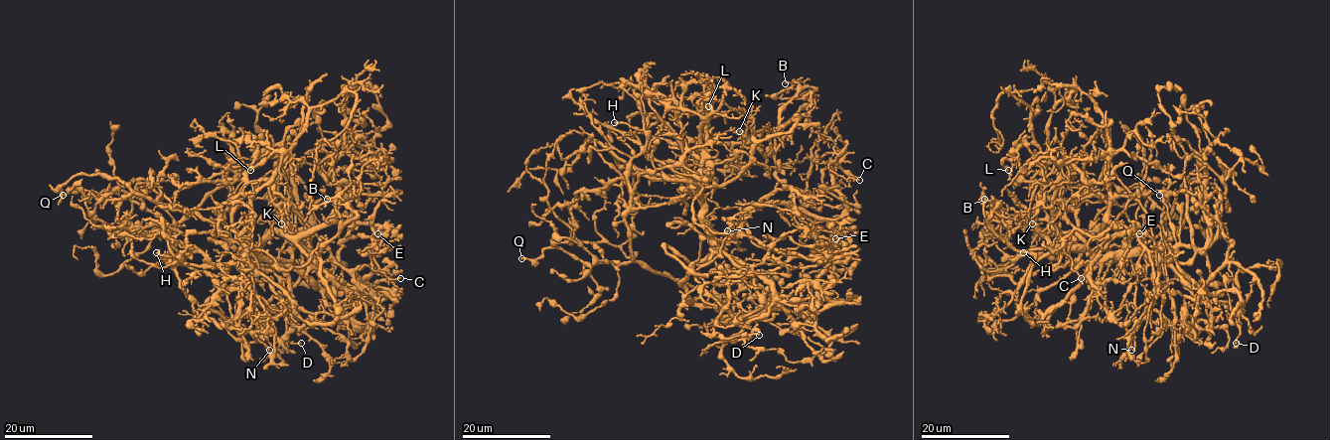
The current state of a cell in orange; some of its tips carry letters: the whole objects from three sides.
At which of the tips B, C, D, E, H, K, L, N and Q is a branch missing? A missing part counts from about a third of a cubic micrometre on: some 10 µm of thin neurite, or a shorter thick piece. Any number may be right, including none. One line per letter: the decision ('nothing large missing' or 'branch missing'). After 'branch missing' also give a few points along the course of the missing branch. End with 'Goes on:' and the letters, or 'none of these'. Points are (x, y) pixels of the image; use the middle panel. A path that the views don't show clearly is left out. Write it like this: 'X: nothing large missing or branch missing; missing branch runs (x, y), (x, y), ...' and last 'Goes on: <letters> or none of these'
B: nothing large missing
C: nothing large missing
D: branch missing
E: nothing large missing
H: branch missing; missing branch runs (614, 122), (602, 115), (597, 119)
K: nothing large missing
L: nothing large missing
N: nothing large missing
Q: branch missing
Goes on: D, H, Q

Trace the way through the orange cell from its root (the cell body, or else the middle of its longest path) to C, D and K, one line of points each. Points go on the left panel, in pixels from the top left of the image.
C: (257, 256), (273, 232), (377, 223), (386, 231), (378, 236), (372, 229), (371, 269), (400, 278)
D: (257, 256), (250, 273), (236, 282), (263, 302), (255, 303), (255, 311), (273, 336), (301, 343)
K: (257, 256), (243, 255), (248, 243), (232, 221), (236, 195), (248, 183), (269, 181), (284, 201), (281, 223)

